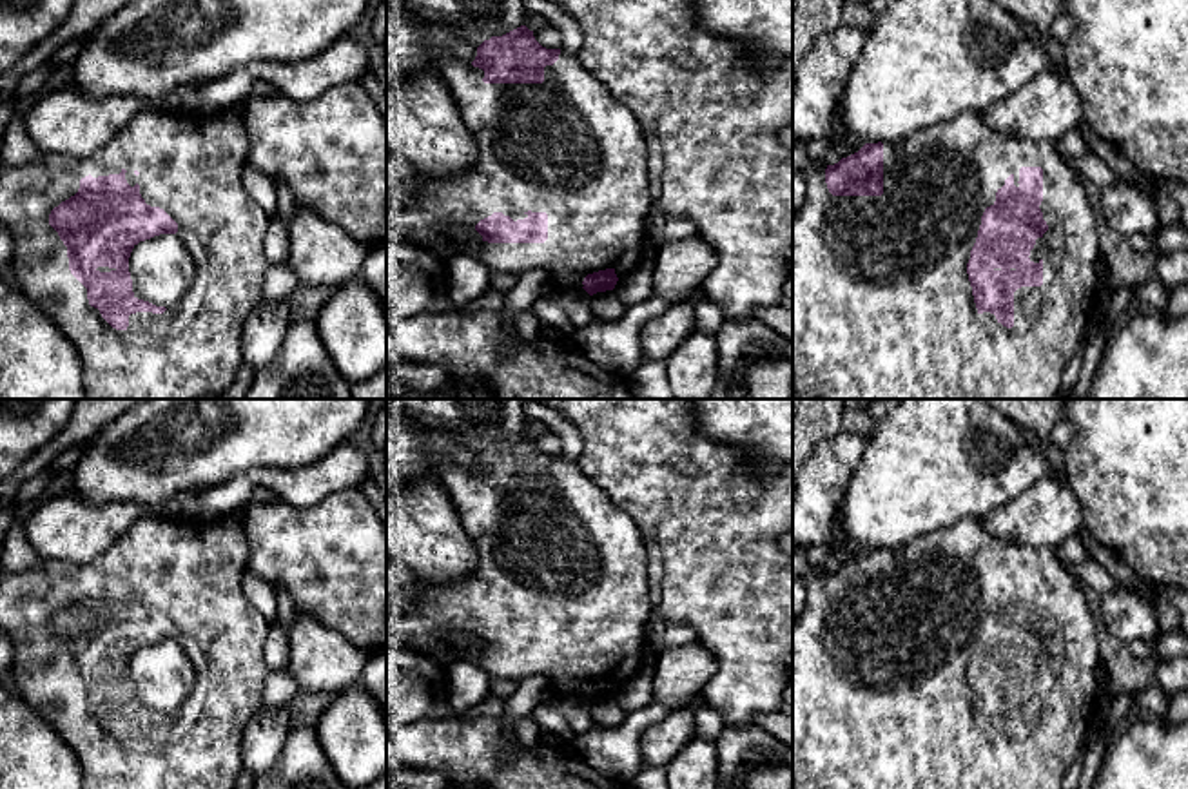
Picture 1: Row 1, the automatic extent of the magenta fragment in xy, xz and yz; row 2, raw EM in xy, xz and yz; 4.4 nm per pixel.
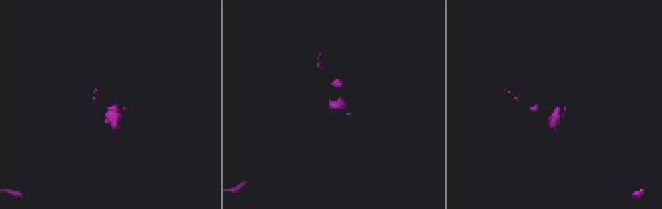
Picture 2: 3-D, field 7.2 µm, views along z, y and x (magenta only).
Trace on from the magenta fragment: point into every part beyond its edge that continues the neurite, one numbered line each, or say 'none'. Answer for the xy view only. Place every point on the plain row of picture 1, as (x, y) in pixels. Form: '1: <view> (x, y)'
1: xy (189, 572)

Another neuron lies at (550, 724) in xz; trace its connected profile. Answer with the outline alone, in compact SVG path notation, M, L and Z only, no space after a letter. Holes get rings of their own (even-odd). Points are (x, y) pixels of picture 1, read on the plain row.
M550 702L537 706L531 718L537 722L542 738L571 742L573 731Z

